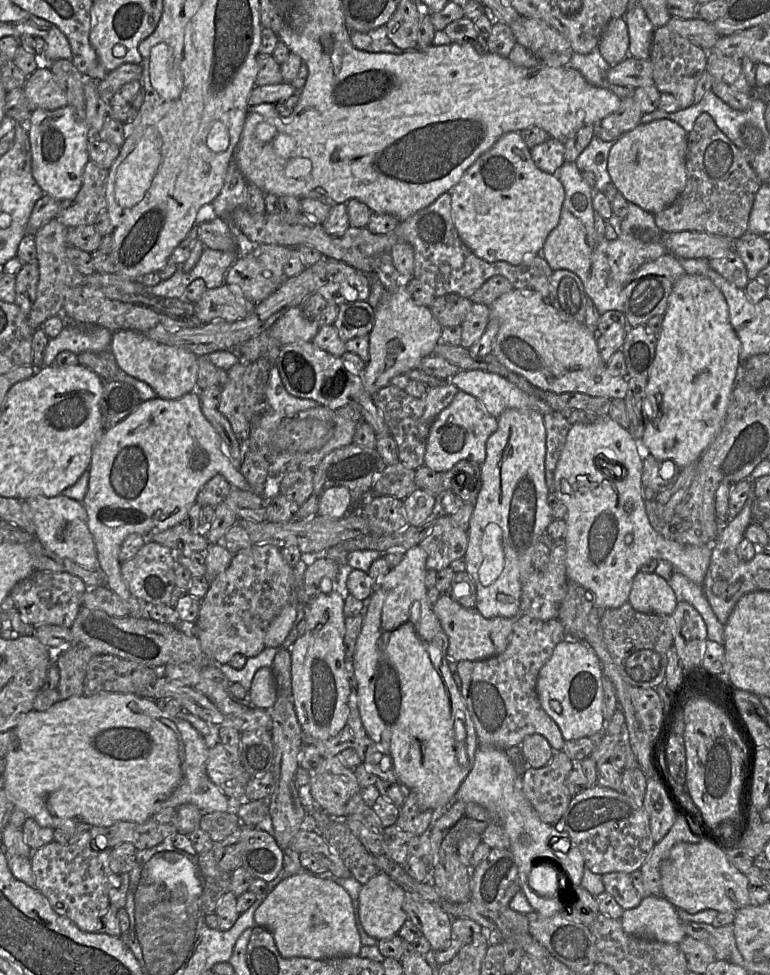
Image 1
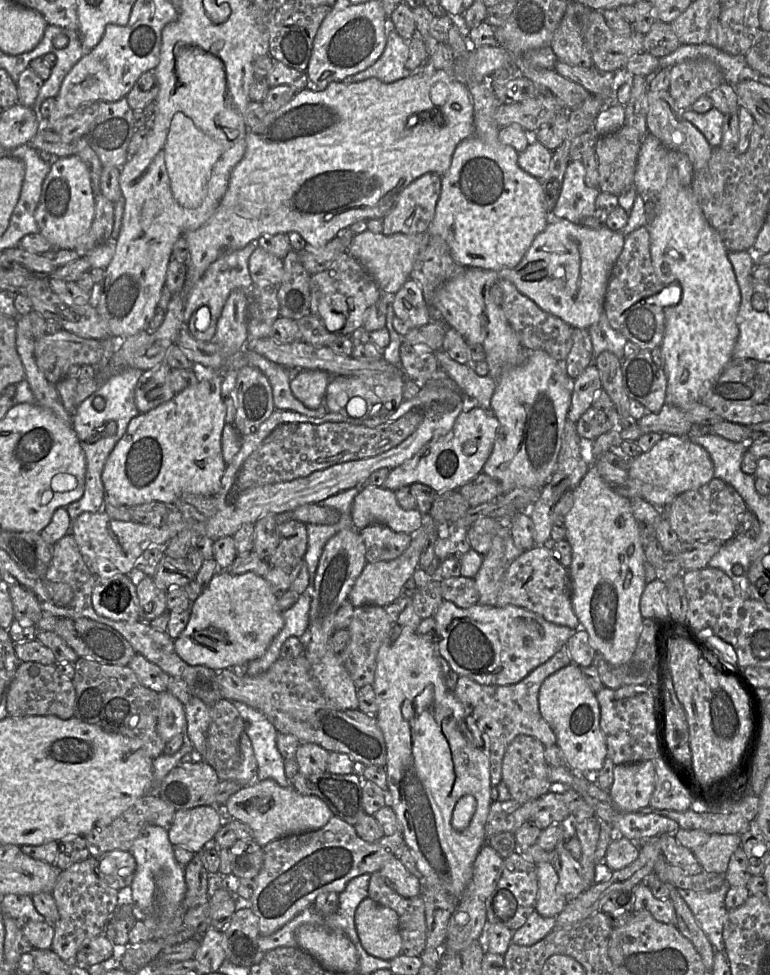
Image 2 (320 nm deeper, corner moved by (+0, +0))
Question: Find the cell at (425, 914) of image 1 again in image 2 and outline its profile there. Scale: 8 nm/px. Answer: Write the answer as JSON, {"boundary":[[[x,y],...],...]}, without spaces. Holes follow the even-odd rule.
{"boundary":[[[399,858],[386,862],[379,873],[384,882],[399,895],[410,898],[420,894],[420,880],[406,869]]]}

